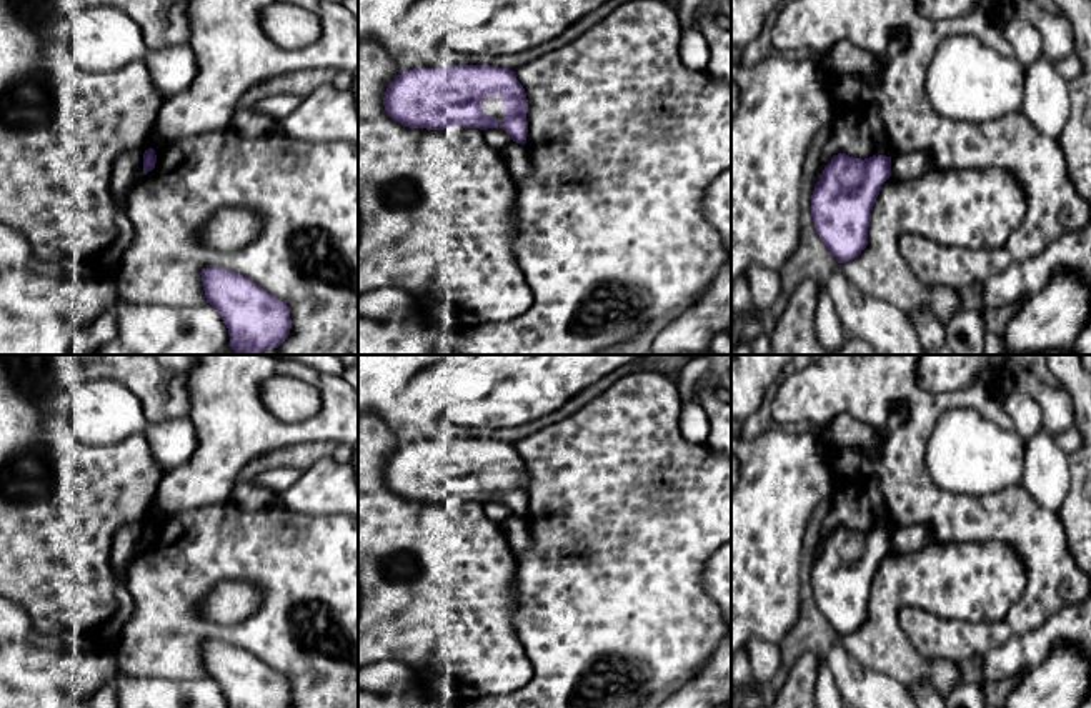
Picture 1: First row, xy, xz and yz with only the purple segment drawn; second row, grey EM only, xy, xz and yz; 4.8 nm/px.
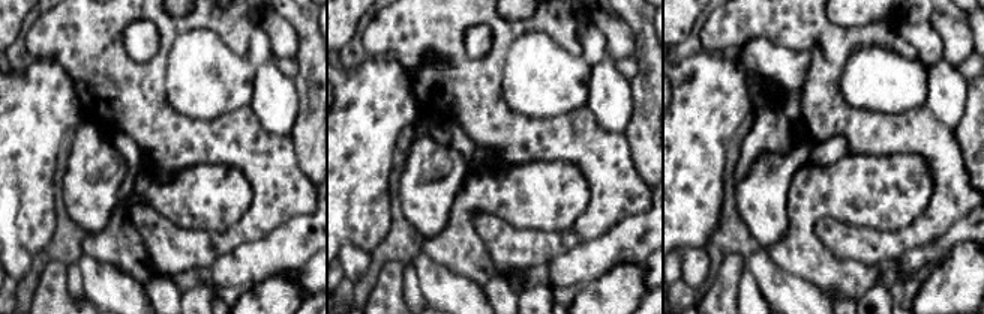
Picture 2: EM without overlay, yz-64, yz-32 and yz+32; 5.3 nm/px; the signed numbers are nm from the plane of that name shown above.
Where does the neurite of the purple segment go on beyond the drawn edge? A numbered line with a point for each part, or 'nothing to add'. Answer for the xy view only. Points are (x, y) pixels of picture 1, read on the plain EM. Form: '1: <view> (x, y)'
nothing to add

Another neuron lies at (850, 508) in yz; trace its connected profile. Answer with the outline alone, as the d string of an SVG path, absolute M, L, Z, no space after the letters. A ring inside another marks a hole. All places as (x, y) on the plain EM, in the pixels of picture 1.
M856 490L834 491L831 508L823 521L821 540L818 545L816 556L819 555L824 540L838 526L846 526L848 530L861 533L874 528L871 500L866 495L866 491L856 491Z

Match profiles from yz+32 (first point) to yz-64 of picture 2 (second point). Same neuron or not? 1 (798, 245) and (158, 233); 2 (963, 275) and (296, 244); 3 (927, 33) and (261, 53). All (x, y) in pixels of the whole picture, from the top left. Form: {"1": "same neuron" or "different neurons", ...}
{"1": "different neurons", "2": "different neurons", "3": "same neuron"}

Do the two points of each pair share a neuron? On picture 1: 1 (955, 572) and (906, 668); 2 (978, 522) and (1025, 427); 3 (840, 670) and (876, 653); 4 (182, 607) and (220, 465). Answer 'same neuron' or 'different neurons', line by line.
1: same neuron
2: different neurons
3: different neurons
4: different neurons

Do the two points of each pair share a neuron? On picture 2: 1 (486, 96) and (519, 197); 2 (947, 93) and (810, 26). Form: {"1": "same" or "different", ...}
{"1": "different", "2": "different"}

